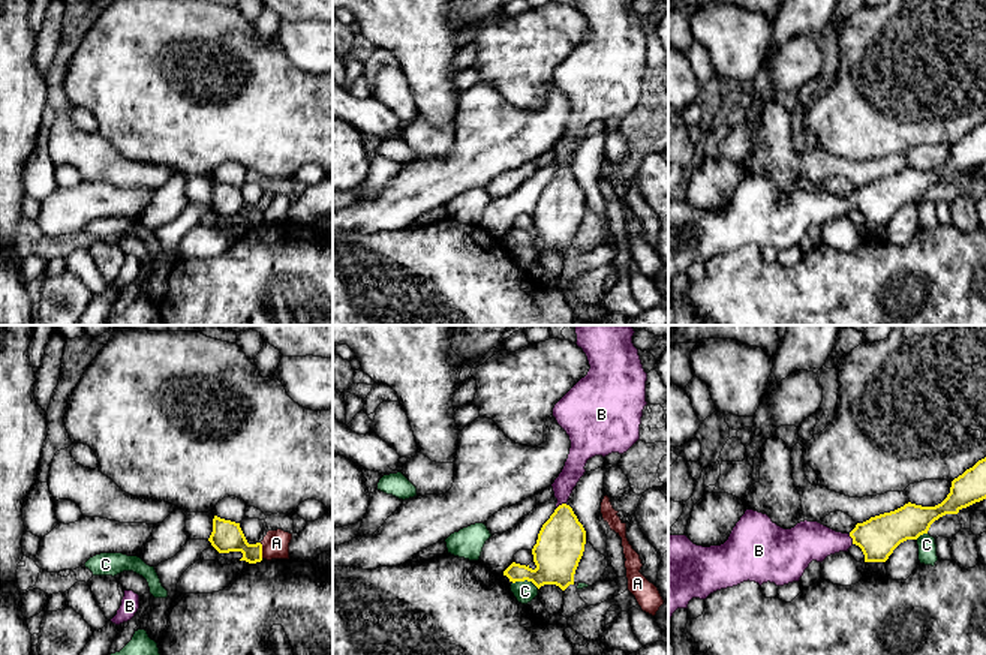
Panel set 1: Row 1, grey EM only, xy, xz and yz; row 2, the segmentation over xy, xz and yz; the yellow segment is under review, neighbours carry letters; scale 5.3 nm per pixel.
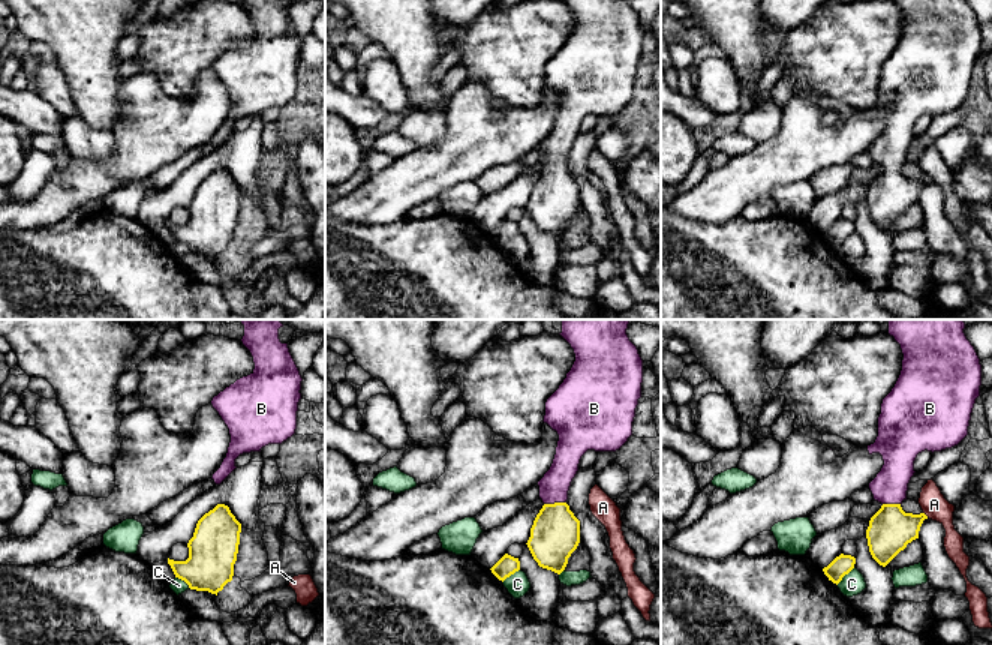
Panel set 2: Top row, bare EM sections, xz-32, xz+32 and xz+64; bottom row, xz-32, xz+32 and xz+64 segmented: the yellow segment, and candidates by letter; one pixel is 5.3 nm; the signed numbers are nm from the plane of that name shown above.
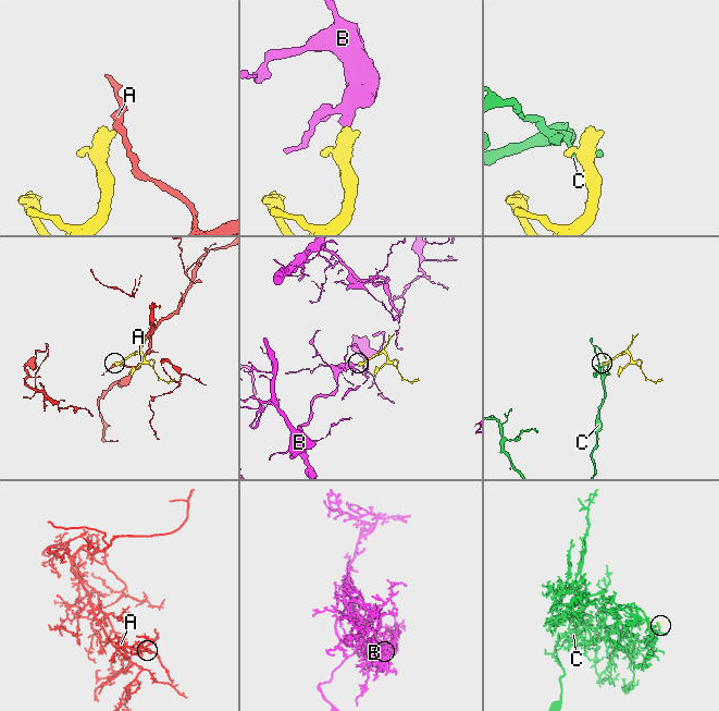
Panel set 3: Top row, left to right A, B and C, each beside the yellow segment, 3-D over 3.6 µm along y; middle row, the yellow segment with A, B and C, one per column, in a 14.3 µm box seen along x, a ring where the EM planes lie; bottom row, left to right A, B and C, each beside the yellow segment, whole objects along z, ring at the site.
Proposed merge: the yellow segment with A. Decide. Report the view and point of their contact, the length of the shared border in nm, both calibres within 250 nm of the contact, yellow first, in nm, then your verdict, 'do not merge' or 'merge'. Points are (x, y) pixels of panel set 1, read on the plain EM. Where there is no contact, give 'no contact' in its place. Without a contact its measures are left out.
xy (261, 215) | 90 nm | 170/140 nm | do not merge

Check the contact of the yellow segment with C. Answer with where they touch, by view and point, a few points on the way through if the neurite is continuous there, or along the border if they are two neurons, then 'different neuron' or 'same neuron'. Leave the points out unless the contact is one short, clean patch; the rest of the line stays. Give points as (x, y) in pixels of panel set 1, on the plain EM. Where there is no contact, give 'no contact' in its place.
contact xz (526, 243); border xz (513, 246), (531, 245), (538, 252); different neuron

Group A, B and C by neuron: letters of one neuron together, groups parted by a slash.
A / B / C

